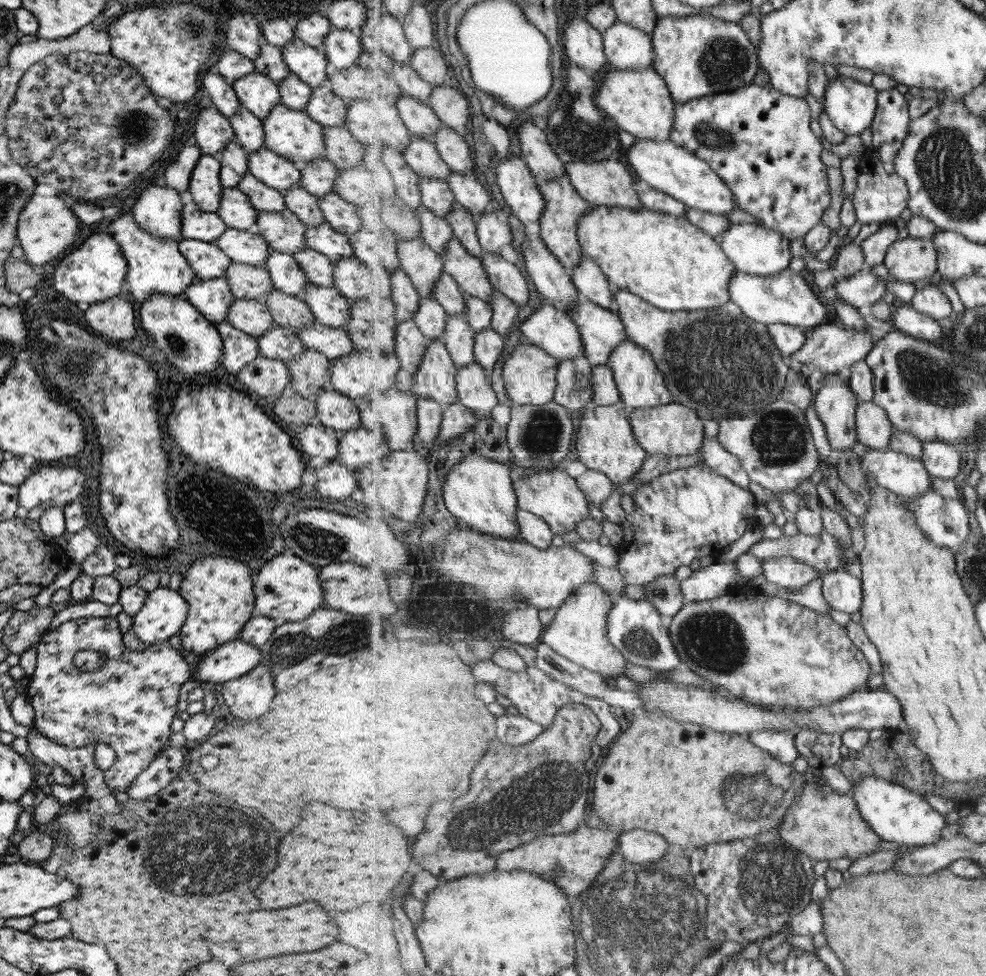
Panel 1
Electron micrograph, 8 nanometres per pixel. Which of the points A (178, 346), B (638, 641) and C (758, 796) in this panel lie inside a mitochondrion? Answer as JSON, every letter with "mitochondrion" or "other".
{"A":"mitochondrion","B":"mitochondrion","C":"mitochondrion"}

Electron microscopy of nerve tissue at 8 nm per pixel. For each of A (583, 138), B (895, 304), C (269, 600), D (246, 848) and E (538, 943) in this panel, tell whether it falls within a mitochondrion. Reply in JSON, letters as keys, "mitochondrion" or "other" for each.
{"A":"mitochondrion","B":"other","C":"other","D":"mitochondrion","E":"other"}

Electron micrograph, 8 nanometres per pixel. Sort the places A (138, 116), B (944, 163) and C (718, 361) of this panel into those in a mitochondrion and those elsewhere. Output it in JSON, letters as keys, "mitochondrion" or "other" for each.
{"A":"mitochondrion","B":"mitochondrion","C":"mitochondrion"}

